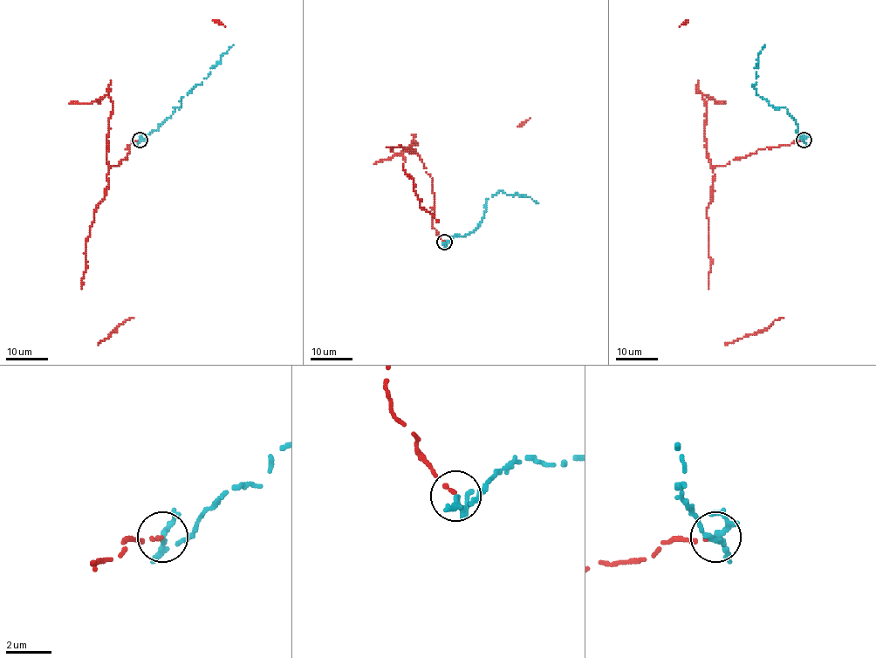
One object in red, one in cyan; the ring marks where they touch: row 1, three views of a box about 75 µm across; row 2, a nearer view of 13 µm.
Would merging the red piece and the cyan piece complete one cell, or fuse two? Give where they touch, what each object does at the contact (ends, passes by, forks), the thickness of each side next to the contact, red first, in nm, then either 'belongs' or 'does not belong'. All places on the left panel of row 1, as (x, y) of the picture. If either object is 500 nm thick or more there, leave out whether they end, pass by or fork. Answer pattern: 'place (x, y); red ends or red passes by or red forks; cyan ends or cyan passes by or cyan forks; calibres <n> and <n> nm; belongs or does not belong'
place (140, 140); red ends; cyan forks; calibres 170 and 190 nm; does not belong

